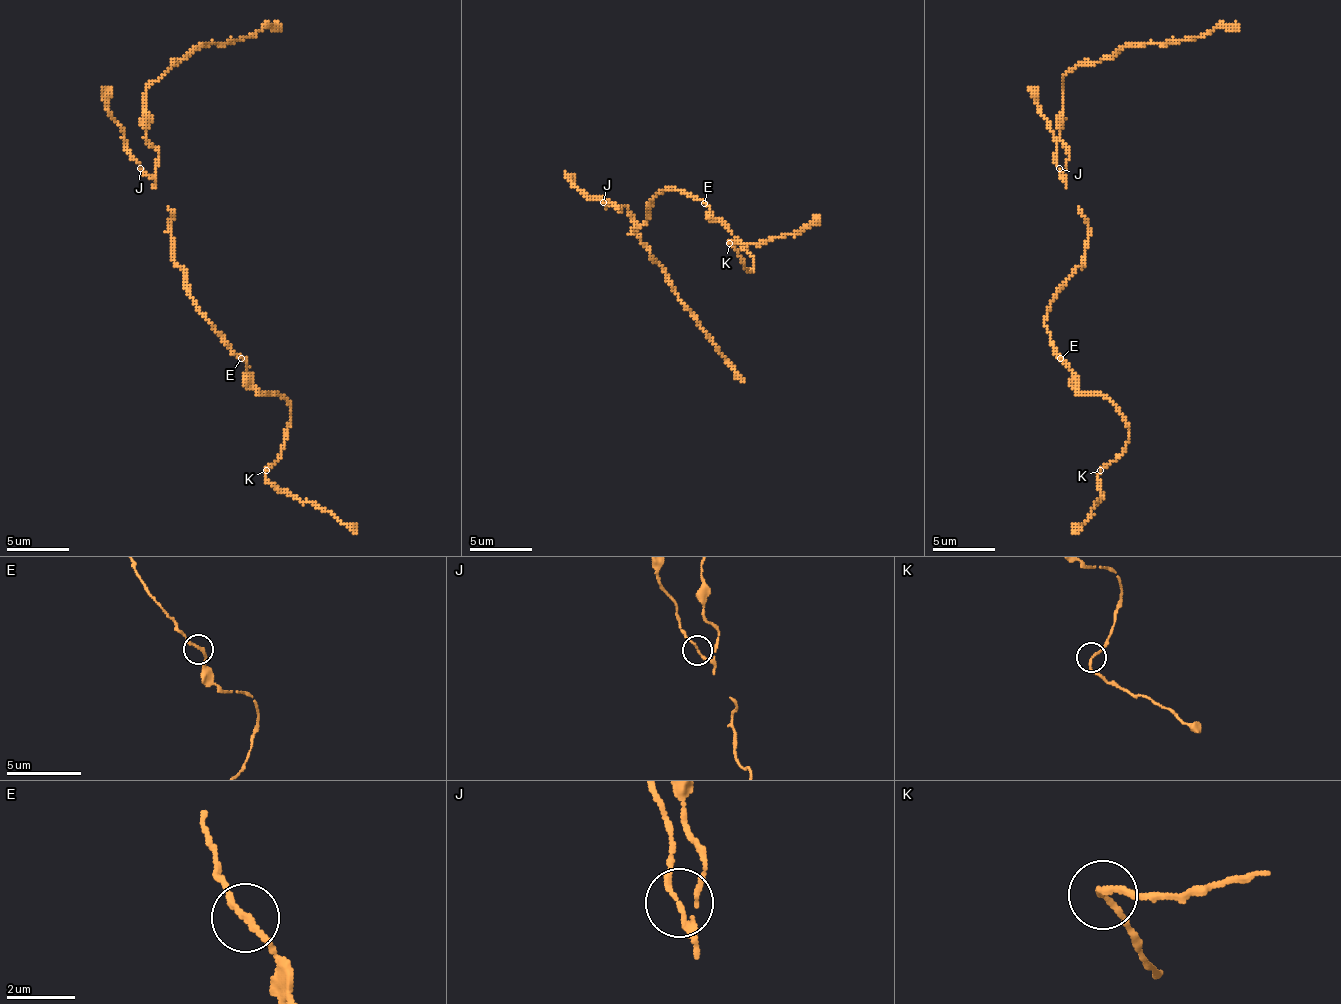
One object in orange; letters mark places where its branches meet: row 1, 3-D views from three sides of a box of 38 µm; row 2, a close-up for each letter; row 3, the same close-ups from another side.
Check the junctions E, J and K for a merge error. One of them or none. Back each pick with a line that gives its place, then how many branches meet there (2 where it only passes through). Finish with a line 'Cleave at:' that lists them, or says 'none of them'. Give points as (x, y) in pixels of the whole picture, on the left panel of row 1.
Cleave at: none of them

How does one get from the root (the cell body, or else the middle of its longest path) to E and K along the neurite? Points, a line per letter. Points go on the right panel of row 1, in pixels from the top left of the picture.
E: (1082, 263), (1050, 304), (1044, 323), (1050, 335), (1050, 345), (1060, 357)
K: (1082, 263), (1050, 304), (1044, 323), (1075, 386), (1082, 392), (1101, 392), (1129, 430), (1126, 448), (1101, 470)

